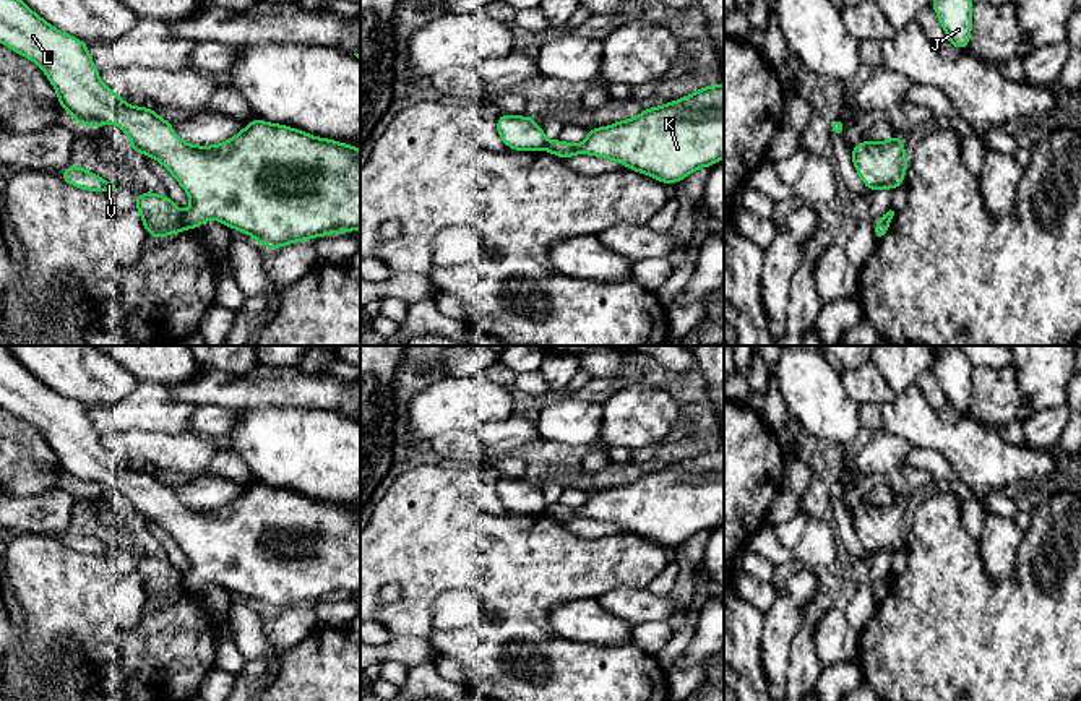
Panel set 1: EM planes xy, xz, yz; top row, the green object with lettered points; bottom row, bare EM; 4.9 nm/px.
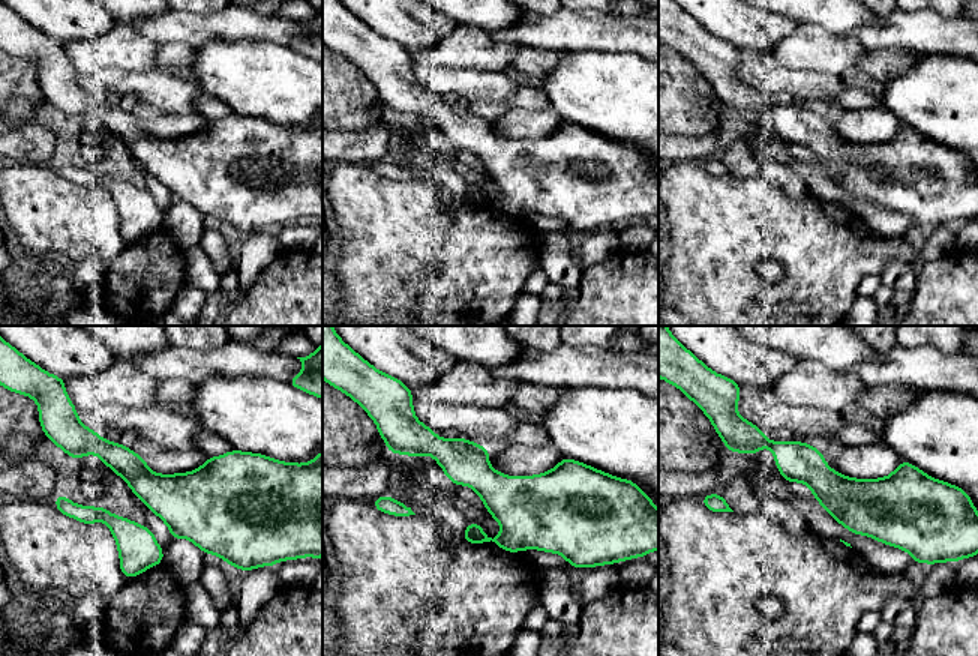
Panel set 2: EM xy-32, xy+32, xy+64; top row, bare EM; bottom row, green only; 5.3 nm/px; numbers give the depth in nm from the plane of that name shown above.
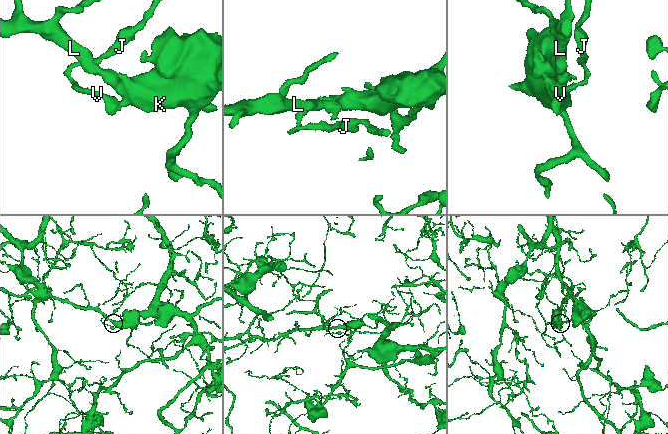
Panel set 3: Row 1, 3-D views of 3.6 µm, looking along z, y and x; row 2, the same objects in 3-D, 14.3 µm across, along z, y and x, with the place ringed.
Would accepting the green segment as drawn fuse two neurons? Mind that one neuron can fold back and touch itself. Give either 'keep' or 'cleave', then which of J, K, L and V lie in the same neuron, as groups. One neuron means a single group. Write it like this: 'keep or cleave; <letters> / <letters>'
cleave; J V / K L

